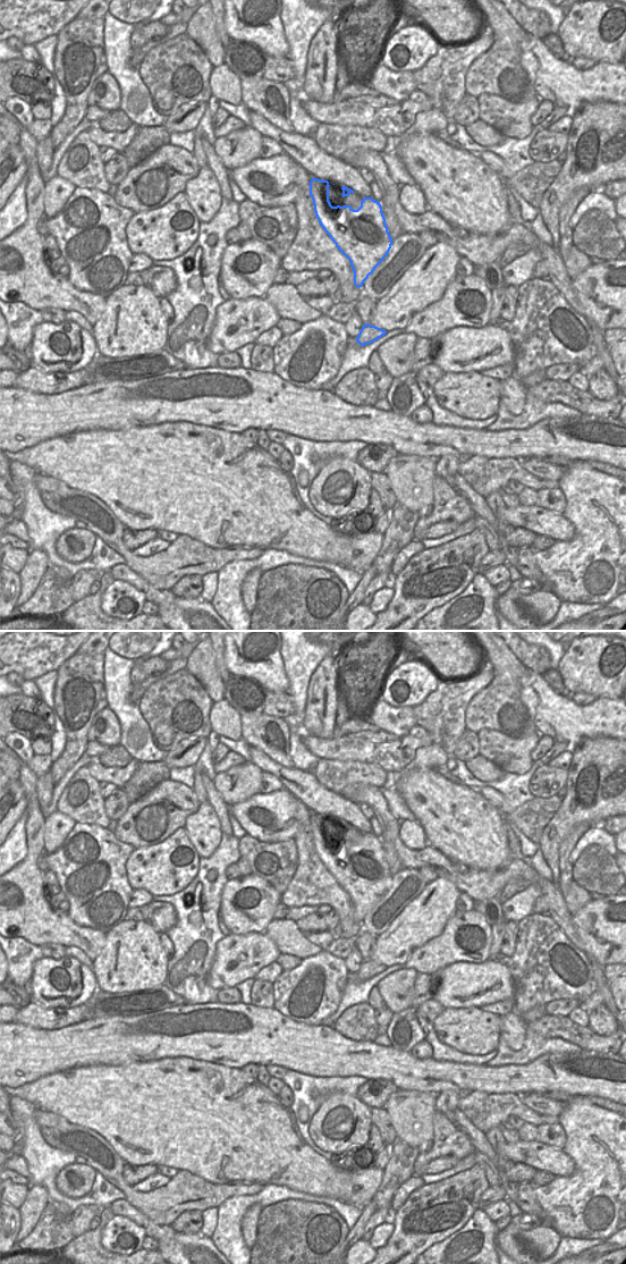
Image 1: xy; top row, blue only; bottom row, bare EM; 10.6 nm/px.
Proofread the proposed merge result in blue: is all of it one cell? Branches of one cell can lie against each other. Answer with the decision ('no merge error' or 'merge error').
no merge error

